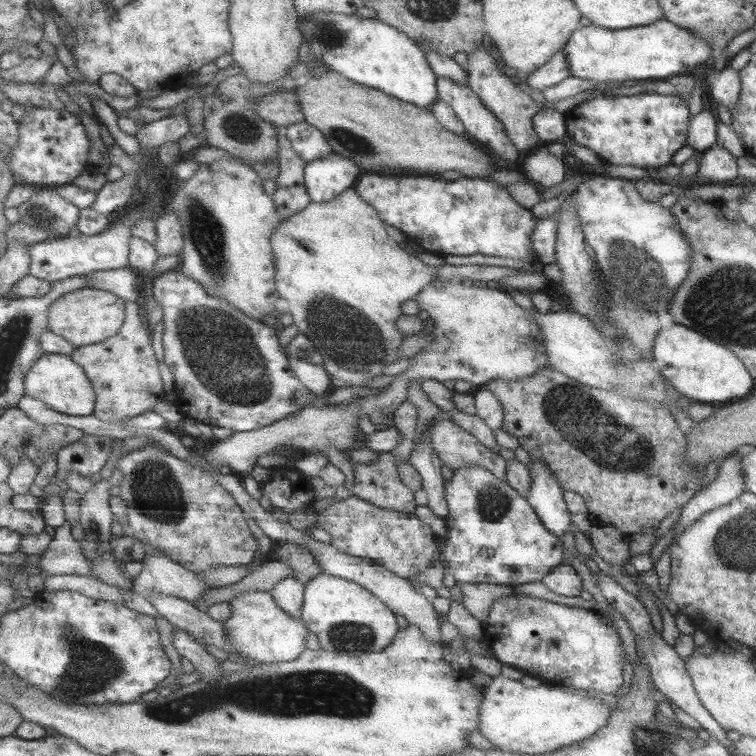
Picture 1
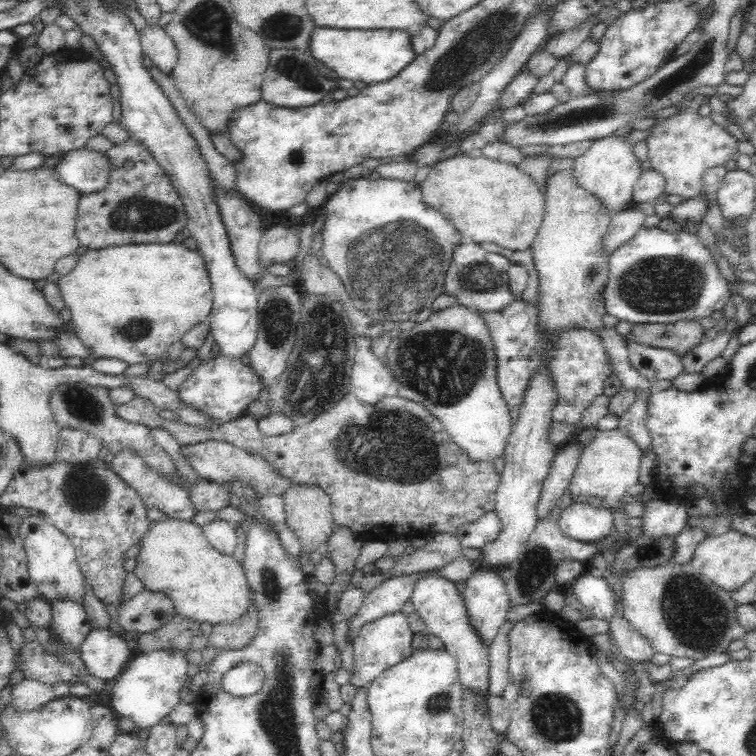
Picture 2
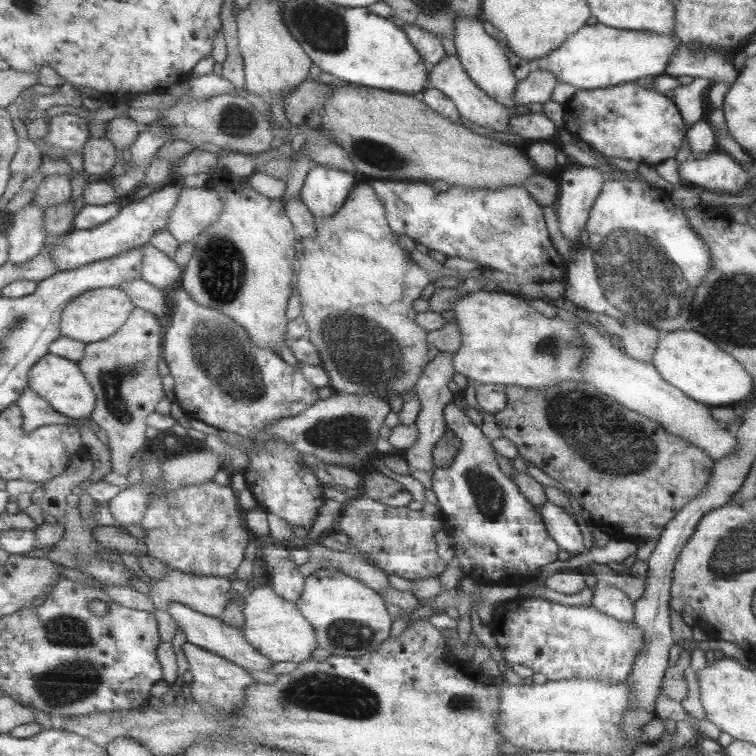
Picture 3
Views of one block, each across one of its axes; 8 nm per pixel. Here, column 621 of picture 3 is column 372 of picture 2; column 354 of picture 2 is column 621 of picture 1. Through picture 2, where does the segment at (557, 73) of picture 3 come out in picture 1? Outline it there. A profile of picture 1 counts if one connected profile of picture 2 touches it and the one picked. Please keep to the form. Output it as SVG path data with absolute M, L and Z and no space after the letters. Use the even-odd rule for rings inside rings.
M659 19L657 23L611 30L589 24L578 27L562 47L569 74L580 80L615 84L621 80L649 80L688 74L699 64L709 63L710 46L695 33Z

